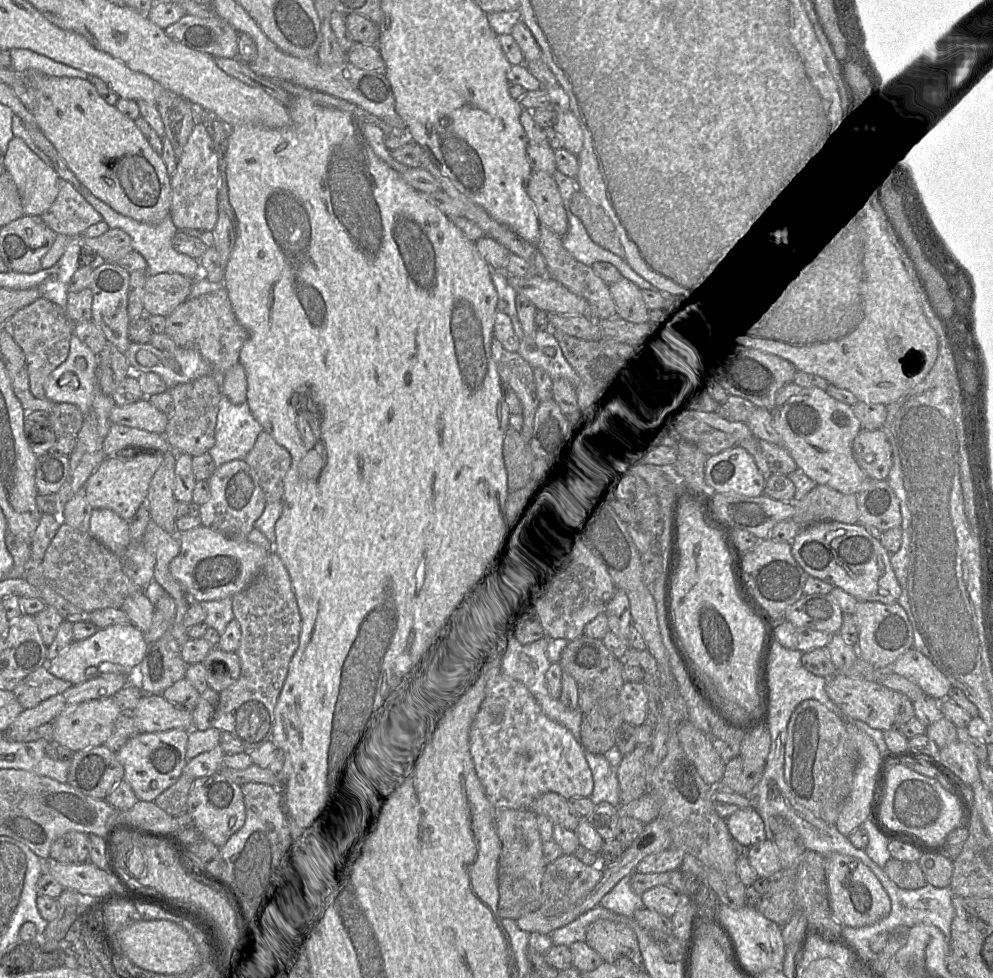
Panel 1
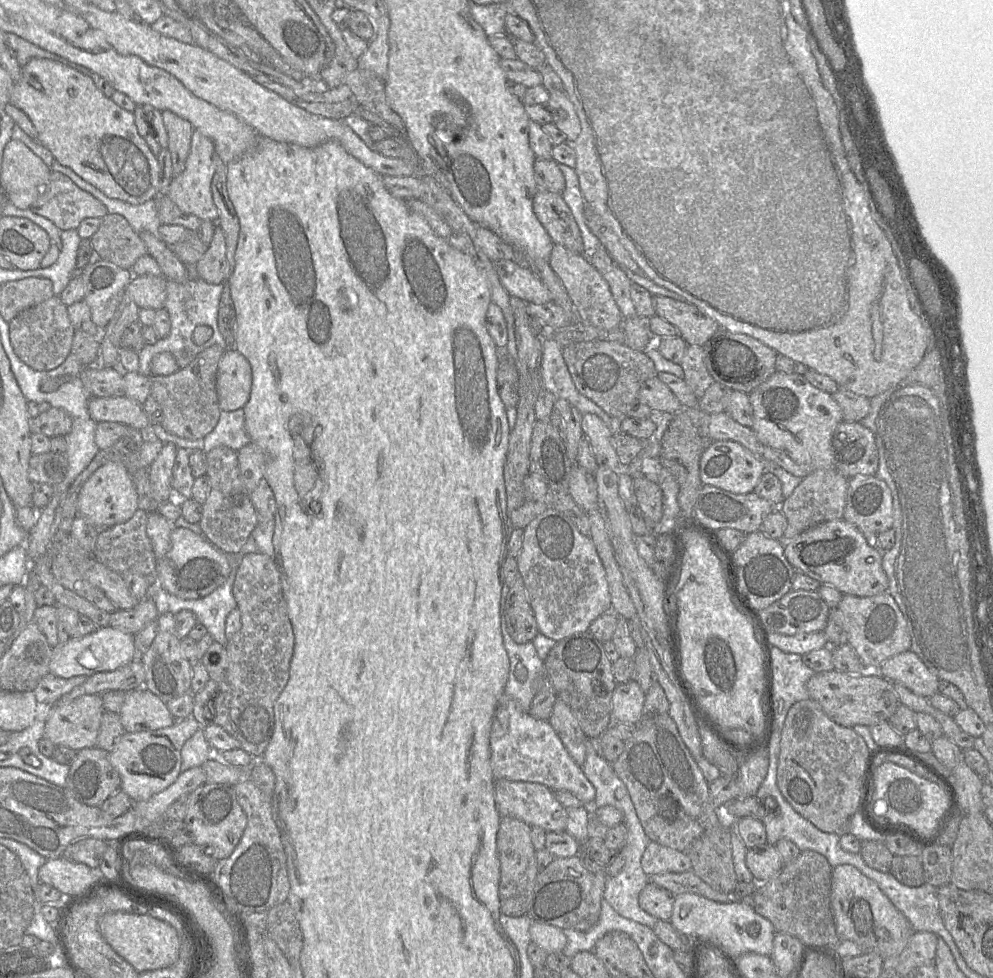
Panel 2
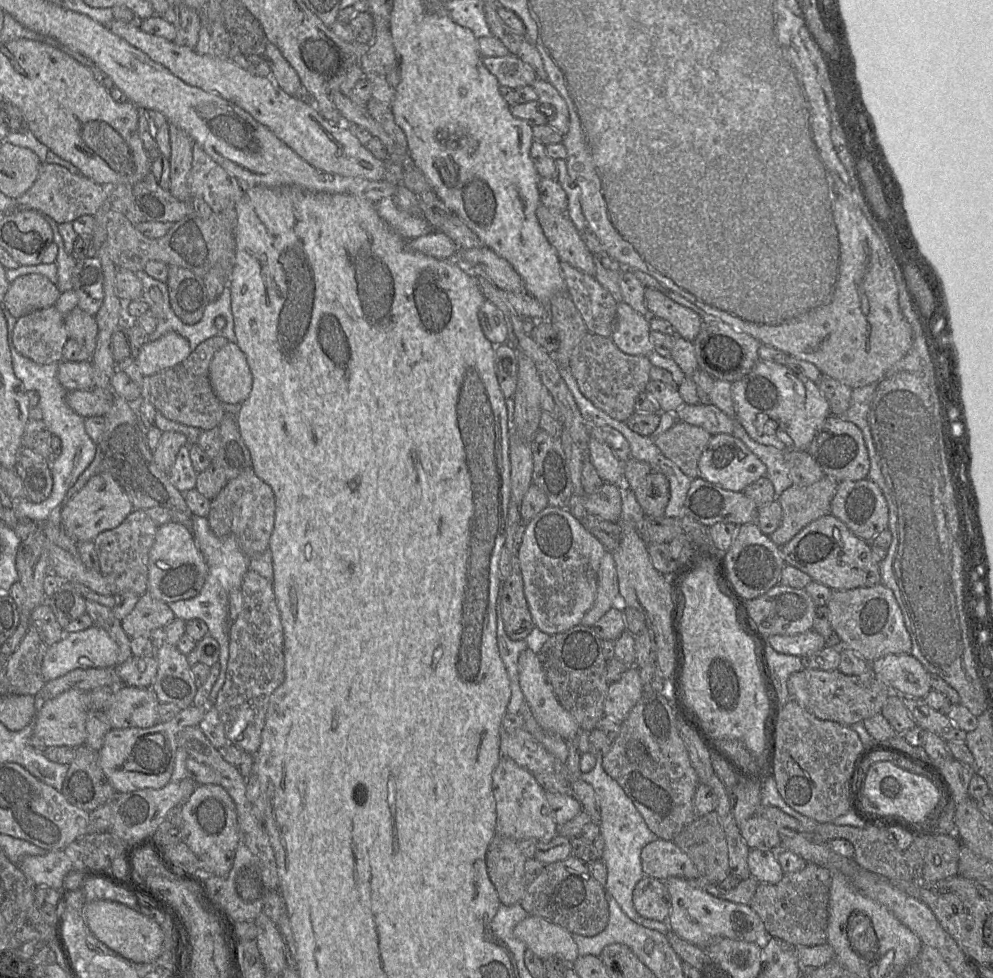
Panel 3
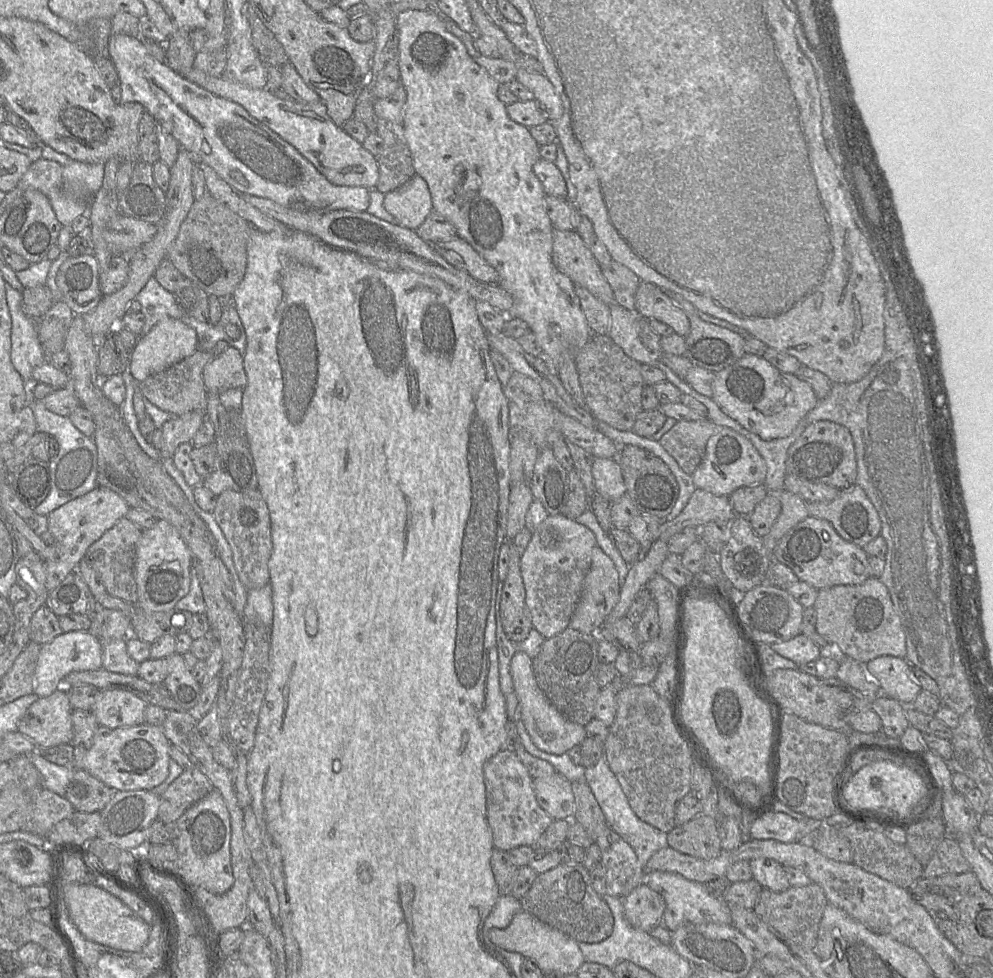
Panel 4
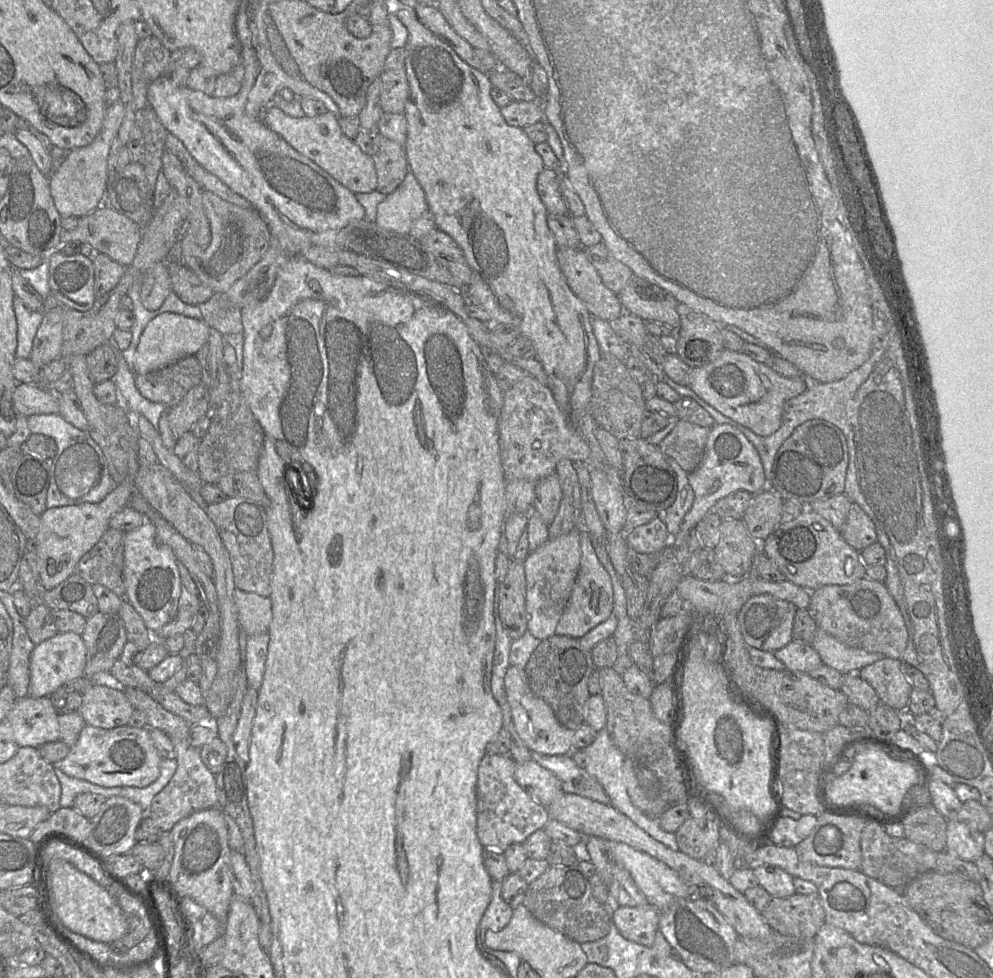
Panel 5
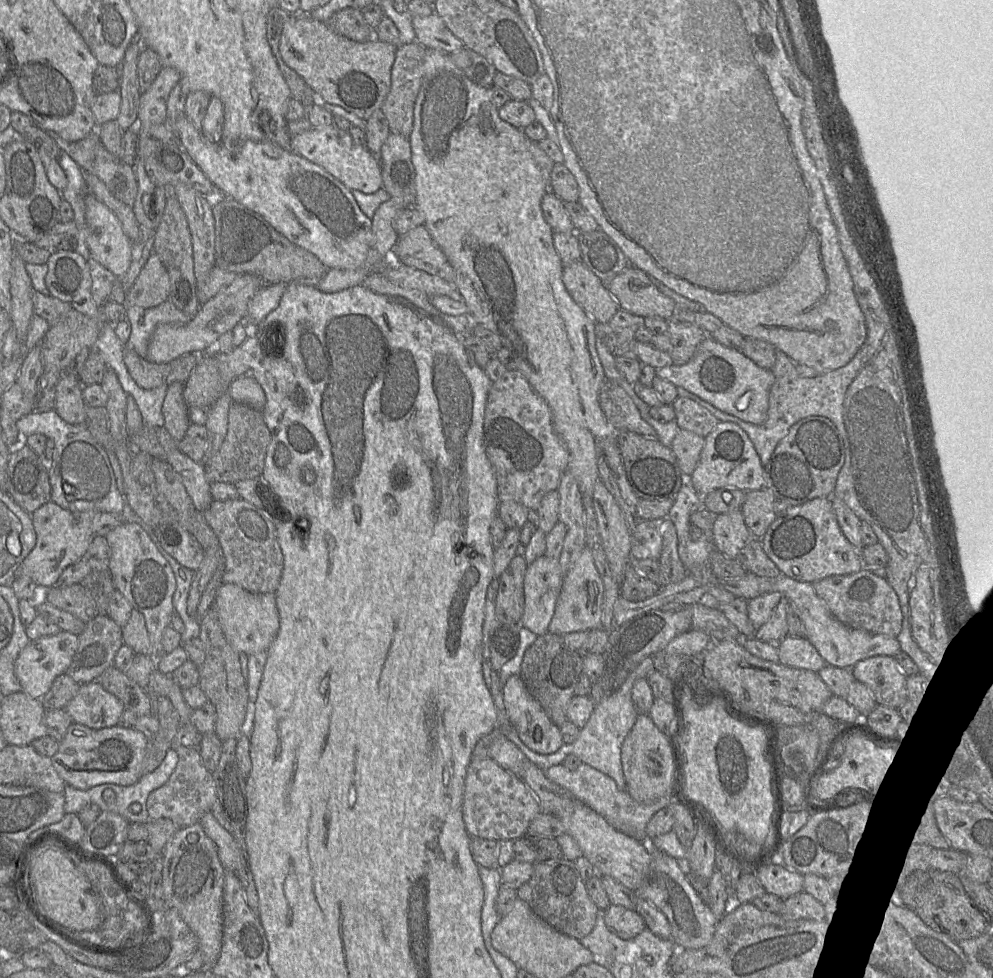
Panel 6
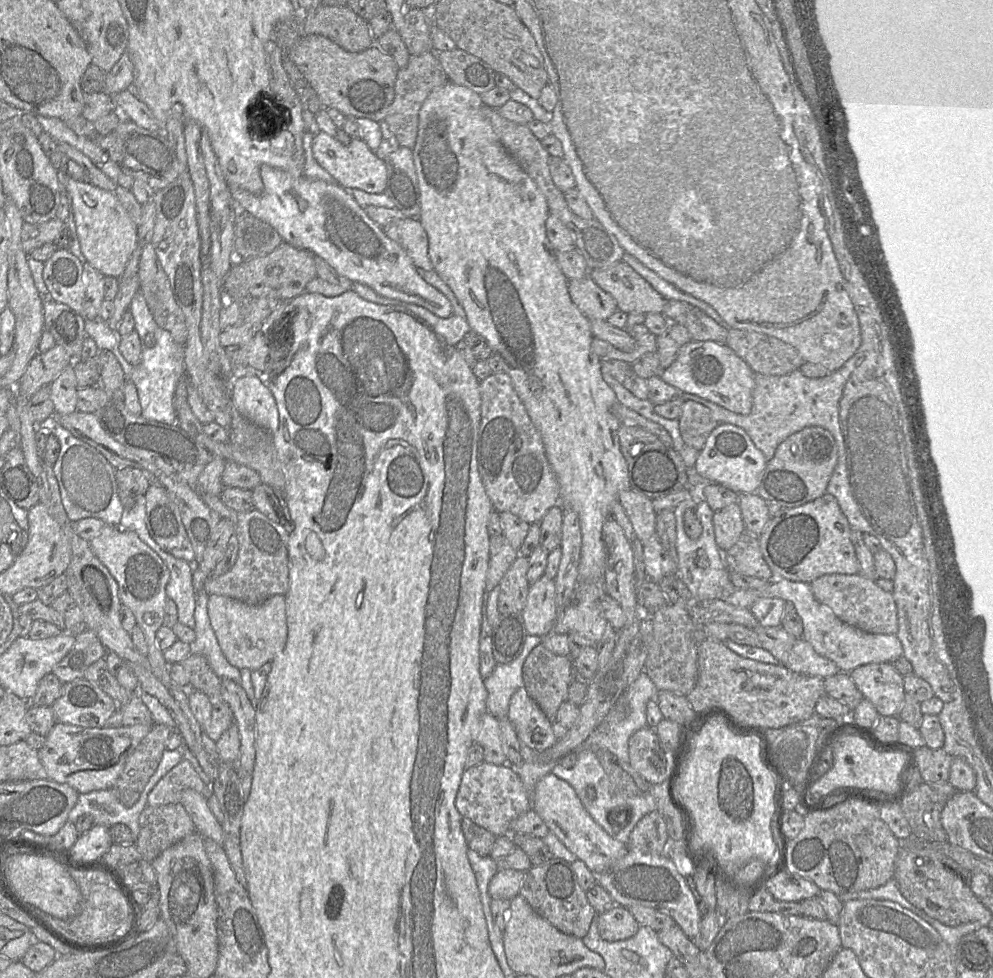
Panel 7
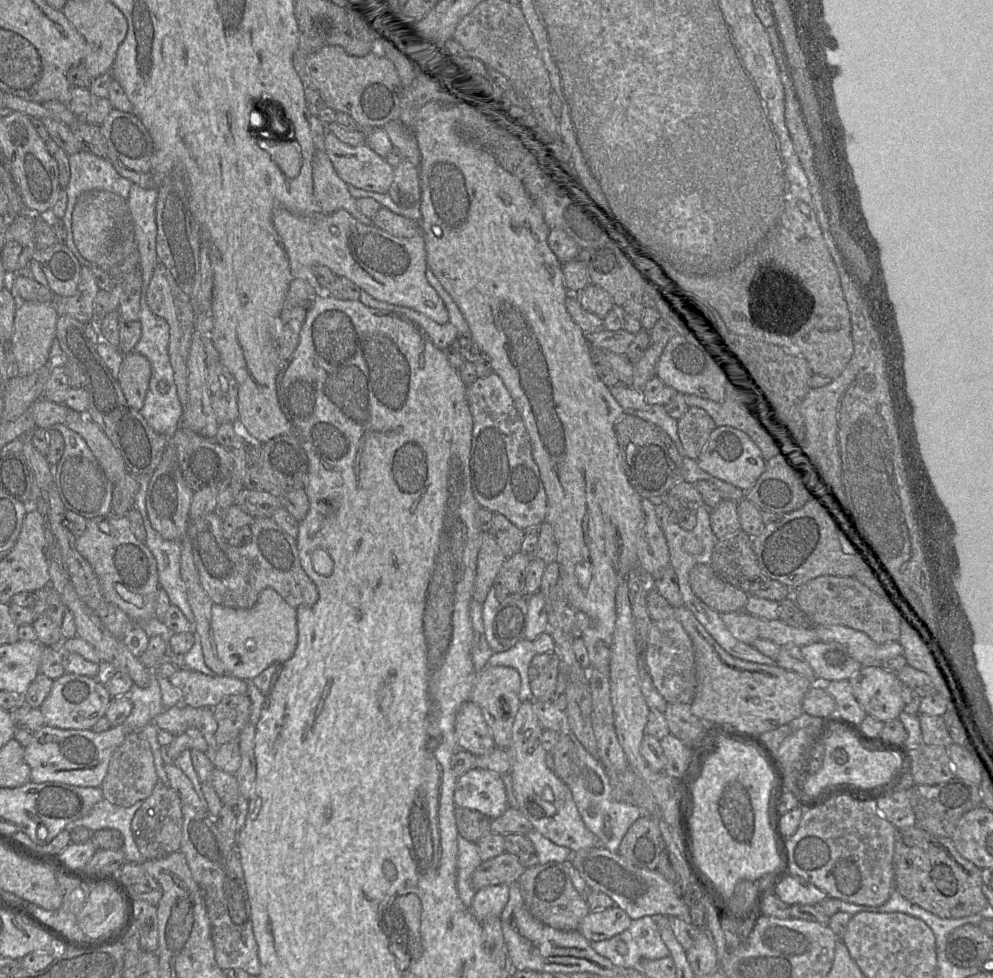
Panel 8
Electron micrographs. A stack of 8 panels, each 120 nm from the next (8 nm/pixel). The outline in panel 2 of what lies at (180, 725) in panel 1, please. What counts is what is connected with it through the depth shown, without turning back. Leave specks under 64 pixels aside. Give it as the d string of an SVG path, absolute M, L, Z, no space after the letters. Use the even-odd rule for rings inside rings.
M142 687L125 693L118 713L125 732L158 730L176 722L166 704L148 689Z

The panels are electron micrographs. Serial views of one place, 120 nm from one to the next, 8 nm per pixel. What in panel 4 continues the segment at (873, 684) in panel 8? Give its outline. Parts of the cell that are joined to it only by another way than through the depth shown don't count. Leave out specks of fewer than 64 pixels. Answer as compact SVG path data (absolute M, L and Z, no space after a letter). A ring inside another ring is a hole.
M879 656L865 664L865 671L881 688L881 692L904 706L911 706L920 691L913 667L905 658Z

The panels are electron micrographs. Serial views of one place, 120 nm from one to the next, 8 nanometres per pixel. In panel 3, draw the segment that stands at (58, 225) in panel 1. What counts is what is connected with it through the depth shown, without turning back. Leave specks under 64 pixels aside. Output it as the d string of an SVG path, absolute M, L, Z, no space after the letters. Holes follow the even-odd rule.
M43 162L33 185L16 198L16 209L34 209L54 219L58 224L73 222L83 215L95 215L108 198L106 187L92 179L71 173L67 168Z

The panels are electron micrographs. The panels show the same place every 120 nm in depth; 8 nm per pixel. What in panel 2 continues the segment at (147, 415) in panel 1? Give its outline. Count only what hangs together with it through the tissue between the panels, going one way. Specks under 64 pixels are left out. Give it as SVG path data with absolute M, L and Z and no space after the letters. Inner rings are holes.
M126 396L91 397L90 417L96 422L117 422L149 433L152 425L142 405Z

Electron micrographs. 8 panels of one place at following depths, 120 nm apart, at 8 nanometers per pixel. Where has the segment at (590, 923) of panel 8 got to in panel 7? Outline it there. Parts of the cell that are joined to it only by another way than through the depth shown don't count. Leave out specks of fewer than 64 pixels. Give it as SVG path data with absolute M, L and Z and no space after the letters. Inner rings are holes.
M614 905L611 909L598 914L597 921L600 937L610 942L632 937L640 927L629 909L621 905Z

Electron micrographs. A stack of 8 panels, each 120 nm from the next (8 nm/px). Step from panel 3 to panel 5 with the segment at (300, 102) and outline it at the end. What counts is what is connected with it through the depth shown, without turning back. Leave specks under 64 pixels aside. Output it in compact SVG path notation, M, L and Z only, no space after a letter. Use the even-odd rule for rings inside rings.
M269 105L263 111L262 121L298 153L309 158L353 193L370 193L376 190L377 174L372 157L365 154L352 139L343 134L338 116L334 113L327 111L316 117L294 118L279 107Z

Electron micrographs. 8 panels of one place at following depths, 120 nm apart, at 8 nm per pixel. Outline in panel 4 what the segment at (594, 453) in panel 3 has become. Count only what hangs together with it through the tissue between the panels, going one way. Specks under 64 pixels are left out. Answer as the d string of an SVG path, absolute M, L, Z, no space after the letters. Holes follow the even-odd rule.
M594 458L592 477L596 493L610 502L626 493L626 486L617 458Z

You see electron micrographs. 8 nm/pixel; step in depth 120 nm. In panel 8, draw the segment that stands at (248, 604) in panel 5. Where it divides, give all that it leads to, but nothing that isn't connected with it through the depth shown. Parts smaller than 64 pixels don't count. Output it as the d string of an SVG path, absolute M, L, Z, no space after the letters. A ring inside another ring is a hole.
M273 588L264 589L250 609L213 603L211 627L226 675L241 680L252 680L270 665L280 665L290 659L298 641L296 609Z

